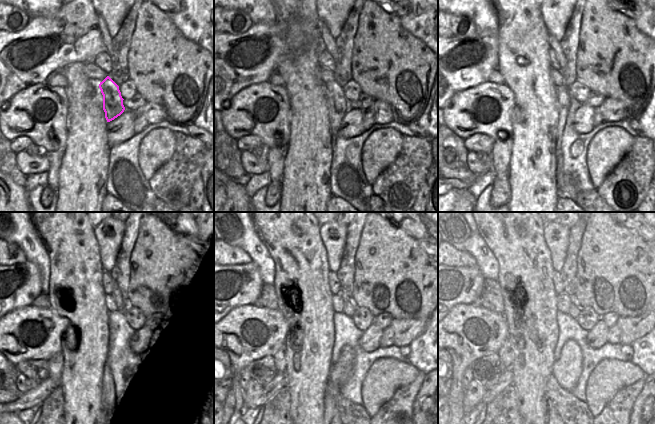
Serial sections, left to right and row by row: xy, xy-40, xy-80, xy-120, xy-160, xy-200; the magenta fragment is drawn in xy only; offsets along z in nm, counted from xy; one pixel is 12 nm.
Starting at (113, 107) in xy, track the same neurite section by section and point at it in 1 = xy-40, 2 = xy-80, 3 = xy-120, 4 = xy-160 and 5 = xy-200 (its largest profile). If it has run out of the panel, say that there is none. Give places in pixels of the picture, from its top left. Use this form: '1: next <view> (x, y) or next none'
1: next xy-40 (338, 106)
2: next xy-80 (563, 98)
3: next xy-120 (108, 403)
4: next xy-160 (330, 415)
5: next xy-200 (552, 415)

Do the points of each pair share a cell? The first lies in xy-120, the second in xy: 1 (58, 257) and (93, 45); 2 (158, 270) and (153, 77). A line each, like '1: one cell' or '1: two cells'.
1: two cells
2: one cell

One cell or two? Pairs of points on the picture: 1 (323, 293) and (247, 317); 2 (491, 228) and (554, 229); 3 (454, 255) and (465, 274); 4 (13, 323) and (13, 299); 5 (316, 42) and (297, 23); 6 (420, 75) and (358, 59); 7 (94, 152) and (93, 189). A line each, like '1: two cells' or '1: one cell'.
1: two cells
2: two cells
3: two cells
4: two cells
5: two cells
6: one cell
7: one cell

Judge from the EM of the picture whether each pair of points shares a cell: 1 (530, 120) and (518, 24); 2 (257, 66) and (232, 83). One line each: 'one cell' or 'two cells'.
1: one cell
2: one cell

